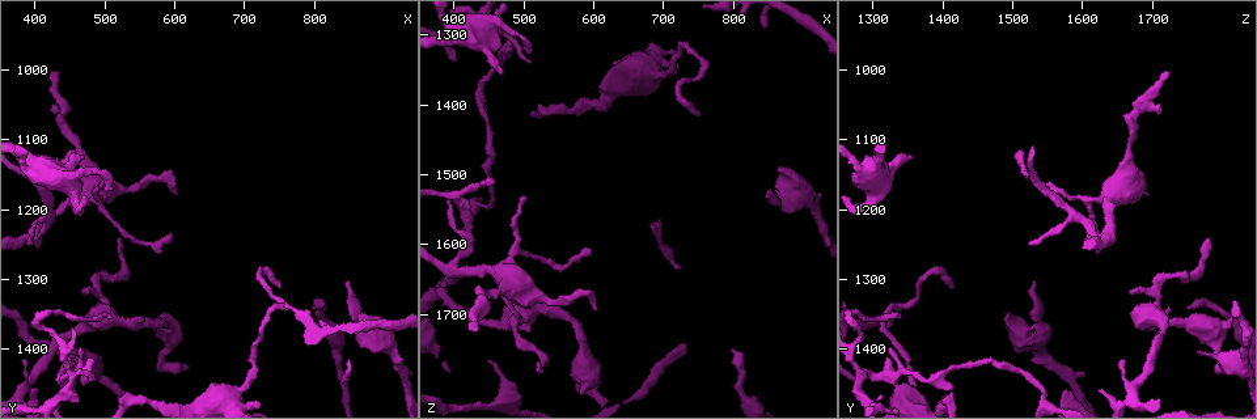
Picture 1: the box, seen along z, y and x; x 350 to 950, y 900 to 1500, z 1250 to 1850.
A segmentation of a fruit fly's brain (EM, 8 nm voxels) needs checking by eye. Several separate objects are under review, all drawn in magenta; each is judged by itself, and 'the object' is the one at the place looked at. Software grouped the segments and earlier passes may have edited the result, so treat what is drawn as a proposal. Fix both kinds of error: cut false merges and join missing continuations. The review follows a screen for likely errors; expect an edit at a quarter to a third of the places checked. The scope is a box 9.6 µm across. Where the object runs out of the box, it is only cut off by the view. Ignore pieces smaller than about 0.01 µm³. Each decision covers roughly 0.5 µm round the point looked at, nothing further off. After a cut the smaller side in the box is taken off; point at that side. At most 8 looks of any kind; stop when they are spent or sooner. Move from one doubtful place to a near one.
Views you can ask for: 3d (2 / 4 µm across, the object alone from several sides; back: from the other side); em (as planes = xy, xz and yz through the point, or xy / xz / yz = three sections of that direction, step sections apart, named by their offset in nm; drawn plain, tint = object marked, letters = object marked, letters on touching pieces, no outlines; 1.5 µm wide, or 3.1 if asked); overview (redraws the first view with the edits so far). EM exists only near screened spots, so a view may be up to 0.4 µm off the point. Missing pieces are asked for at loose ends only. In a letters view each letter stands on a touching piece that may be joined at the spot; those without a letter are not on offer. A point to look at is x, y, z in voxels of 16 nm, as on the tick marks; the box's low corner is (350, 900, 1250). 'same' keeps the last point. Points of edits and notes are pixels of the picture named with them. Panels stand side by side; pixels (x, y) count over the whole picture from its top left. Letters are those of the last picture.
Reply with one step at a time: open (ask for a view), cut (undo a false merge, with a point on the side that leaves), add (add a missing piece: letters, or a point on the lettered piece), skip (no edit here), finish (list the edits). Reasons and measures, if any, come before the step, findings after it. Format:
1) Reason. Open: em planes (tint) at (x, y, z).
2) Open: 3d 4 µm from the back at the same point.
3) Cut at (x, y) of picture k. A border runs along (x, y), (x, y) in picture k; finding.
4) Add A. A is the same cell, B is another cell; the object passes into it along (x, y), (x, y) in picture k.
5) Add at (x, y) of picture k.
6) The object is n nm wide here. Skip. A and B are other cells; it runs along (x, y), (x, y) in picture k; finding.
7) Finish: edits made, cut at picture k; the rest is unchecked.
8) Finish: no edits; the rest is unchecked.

Tapers out. Open: 3d 2 µm at (800, 1340, 1755).

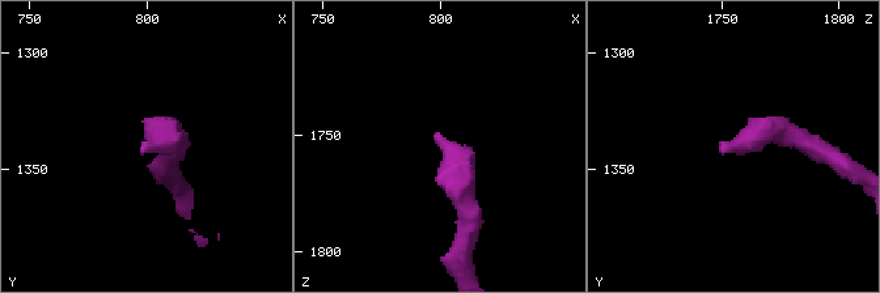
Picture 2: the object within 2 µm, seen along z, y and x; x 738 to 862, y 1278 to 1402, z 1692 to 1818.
Need the tissue. Open: em planes (letters) at (800, 1342, 1749).

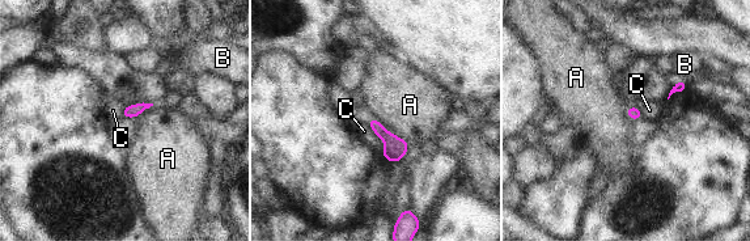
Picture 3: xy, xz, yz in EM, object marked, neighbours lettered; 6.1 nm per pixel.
The longest contact is with A, 280 nm. Skip. A, B and C are other cells; a border runs along (373, 117), (389, 131), (410, 143) in picture 3; none of them fits.

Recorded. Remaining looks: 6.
Branch stops here. Open: em yz step 8 (letters) at (525, 1240, 1780).

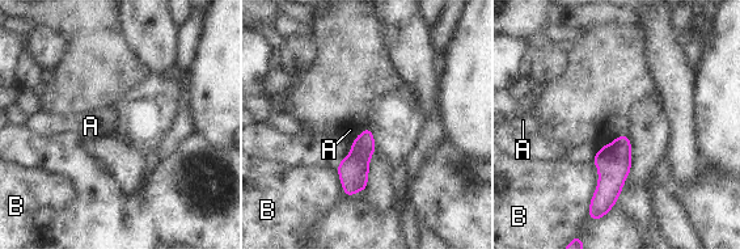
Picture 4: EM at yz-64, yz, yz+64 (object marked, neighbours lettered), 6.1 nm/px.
Cut it another way. Open: em planes (letters) at the same point.

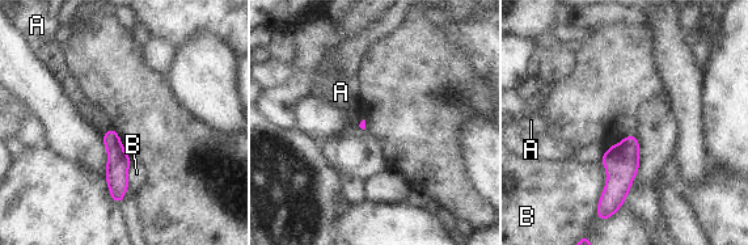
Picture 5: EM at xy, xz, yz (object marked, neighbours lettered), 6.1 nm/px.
The longest contact is with B, 320 nm. Skip. A and B are other cells; a border runs along (112, 127), (102, 135) in picture 5; none of them fits.

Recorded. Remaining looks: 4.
An open end. Open: 3d 2 µm at (450, 1400, 1765).

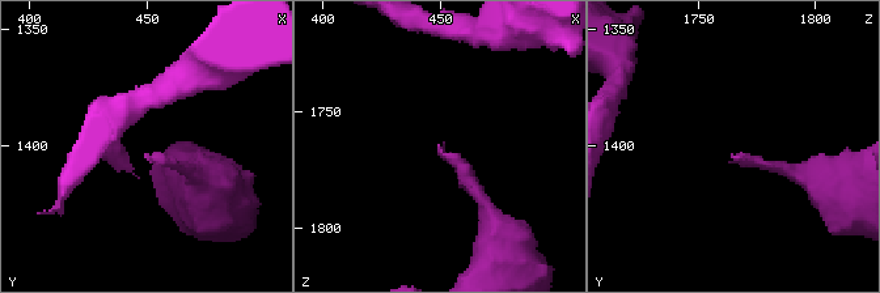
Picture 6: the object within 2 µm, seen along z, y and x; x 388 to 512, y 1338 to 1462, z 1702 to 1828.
Need the tissue. Open: em xz step 4 (tint) at (450, 1405, 1765).

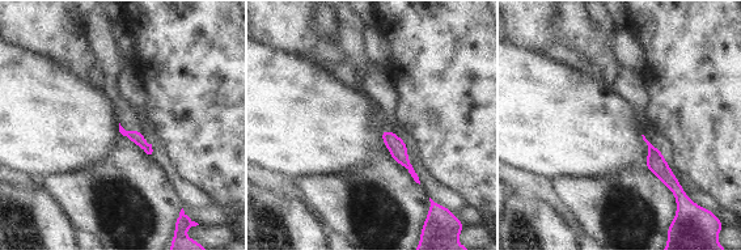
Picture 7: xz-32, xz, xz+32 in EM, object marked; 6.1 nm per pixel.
Open: em planes (letters) at the same point.

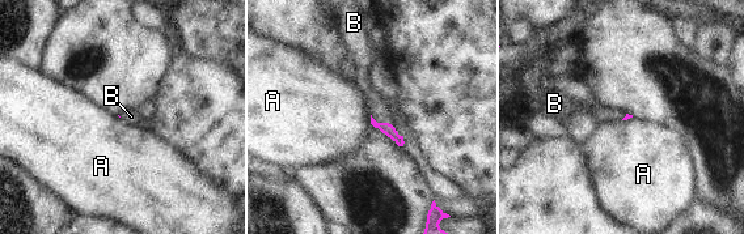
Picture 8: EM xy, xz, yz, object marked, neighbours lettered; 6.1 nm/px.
The longest contact is with B, 160 nm. Add B. B is the same cell, A is another cell; the object passes into it along (387, 128), (381, 123), (381, 110) in picture 8; it goes on there.

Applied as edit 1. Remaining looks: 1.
Finish: edits made, add at picture 8; the rest is unchecked.

